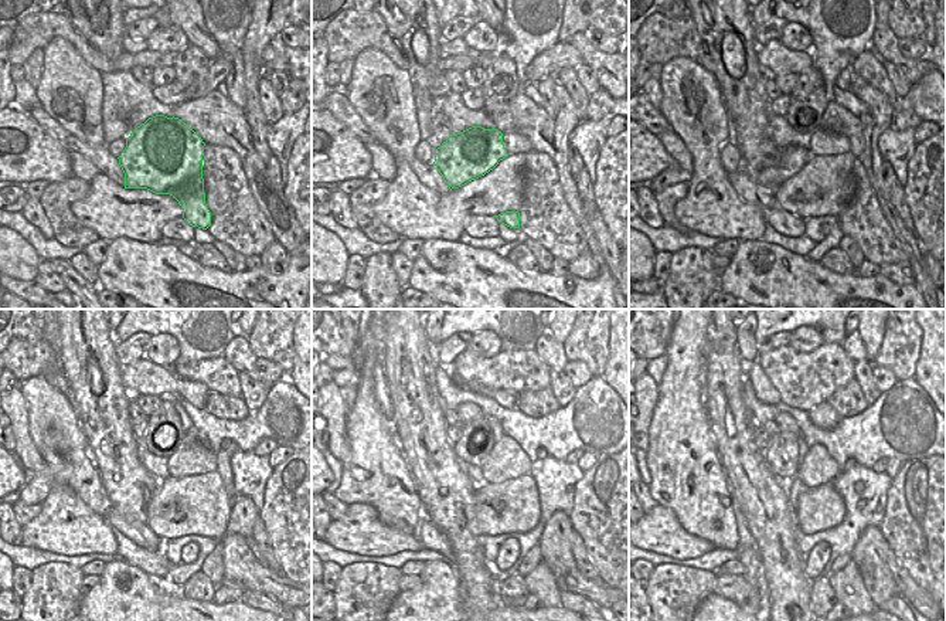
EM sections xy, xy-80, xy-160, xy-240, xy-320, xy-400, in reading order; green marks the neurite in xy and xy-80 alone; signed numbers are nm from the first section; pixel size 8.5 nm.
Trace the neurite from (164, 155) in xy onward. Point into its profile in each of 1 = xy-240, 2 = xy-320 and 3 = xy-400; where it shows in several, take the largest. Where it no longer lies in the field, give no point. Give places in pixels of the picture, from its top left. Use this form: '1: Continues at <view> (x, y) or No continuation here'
1: Continues at xy-240 (190, 552)
2: Continues at xy-320 (509, 552)
3: Continues at xy-400 (813, 567)

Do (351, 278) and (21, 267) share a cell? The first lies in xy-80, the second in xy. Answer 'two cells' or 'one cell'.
two cells

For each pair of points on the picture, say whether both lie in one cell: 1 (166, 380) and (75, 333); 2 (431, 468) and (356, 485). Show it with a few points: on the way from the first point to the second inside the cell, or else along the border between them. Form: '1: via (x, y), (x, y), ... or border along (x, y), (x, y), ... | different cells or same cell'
1: border along (122, 367), (121, 377), (126, 387) | different cells
2: border along (415, 488), (424, 515) | different cells

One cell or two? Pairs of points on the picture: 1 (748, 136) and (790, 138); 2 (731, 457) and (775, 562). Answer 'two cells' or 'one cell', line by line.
1: two cells
2: one cell

